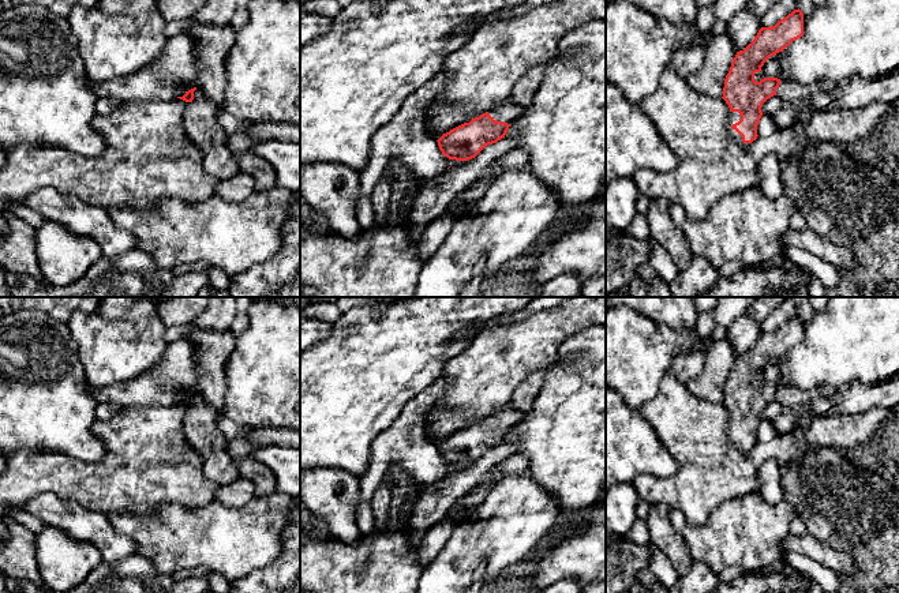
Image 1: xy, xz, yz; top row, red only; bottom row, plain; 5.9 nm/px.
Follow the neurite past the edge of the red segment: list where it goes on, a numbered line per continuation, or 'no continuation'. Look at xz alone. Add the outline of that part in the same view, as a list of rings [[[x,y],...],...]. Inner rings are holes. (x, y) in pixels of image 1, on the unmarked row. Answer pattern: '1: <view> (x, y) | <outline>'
1: xz (506, 416) | [[[510,404],[497,408],[488,420],[495,427],[502,427],[507,429],[513,429],[521,420],[524,419],[524,414],[516,410]]]

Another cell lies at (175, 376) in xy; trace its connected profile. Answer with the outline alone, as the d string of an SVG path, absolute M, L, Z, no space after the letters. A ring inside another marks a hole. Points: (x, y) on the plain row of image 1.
M180 338L168 344L161 361L138 379L91 389L98 404L120 408L169 406L198 391L198 364L192 341Z

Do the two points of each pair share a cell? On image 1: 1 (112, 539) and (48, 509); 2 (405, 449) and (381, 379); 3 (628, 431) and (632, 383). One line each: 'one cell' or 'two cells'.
1: one cell
2: two cells
3: two cells

